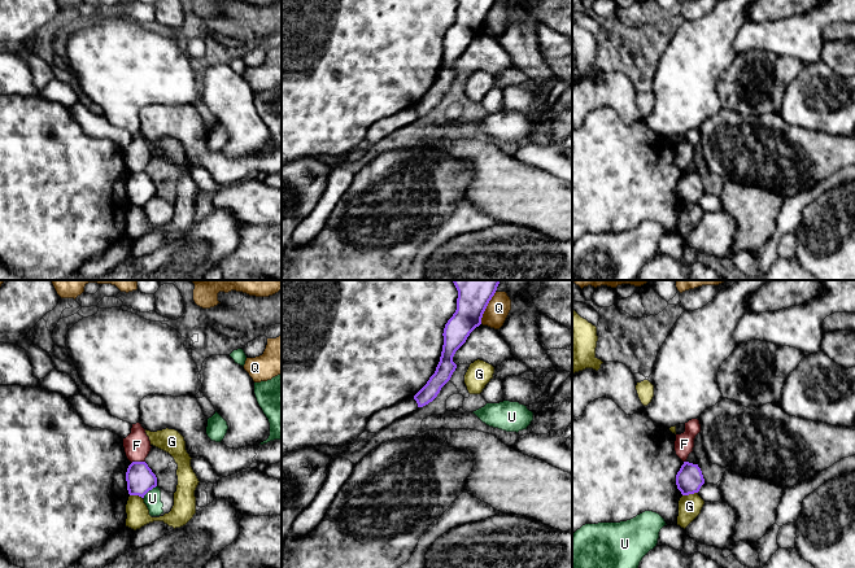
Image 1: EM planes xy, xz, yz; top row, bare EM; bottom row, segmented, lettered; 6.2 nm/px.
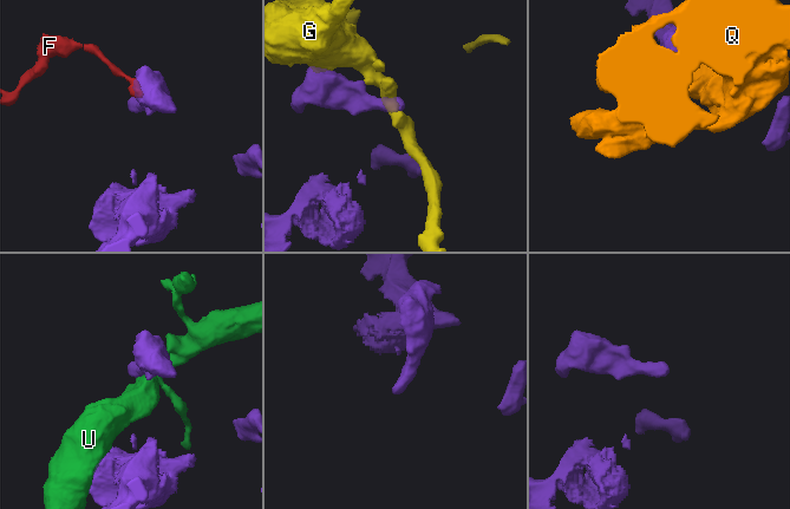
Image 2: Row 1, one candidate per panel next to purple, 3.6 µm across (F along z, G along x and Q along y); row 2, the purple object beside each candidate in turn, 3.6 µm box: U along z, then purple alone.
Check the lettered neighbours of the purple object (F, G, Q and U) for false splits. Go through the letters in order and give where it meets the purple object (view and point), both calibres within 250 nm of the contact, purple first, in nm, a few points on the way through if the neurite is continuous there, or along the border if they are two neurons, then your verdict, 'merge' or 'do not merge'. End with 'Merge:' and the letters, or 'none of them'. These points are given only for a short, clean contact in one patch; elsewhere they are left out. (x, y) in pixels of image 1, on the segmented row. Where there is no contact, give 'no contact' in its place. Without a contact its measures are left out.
F: meets purple in xy at (138, 462); 170 nm thick on the purple side, 160 nm on the other; border along xy (144, 461), (134, 461), (131, 463); do not merge
G: meets purple in yz at (689, 493); 170 nm thick on the purple side, 140 nm on the other; do not merge
Q: meets purple in xz at (485, 307); 260 nm thick on the purple side, 140 nm on the other; do not merge
U: meets purple in xy at (148, 490); 170 nm thick on the purple side, 100 nm on the other; do not merge
Merge: none of them

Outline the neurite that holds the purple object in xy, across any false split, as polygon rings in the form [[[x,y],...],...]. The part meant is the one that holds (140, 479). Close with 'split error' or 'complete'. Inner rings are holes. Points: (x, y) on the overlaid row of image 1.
[[[132,462],[126,472],[127,490],[130,495],[144,495],[157,486],[157,477],[145,462]]]; complete

